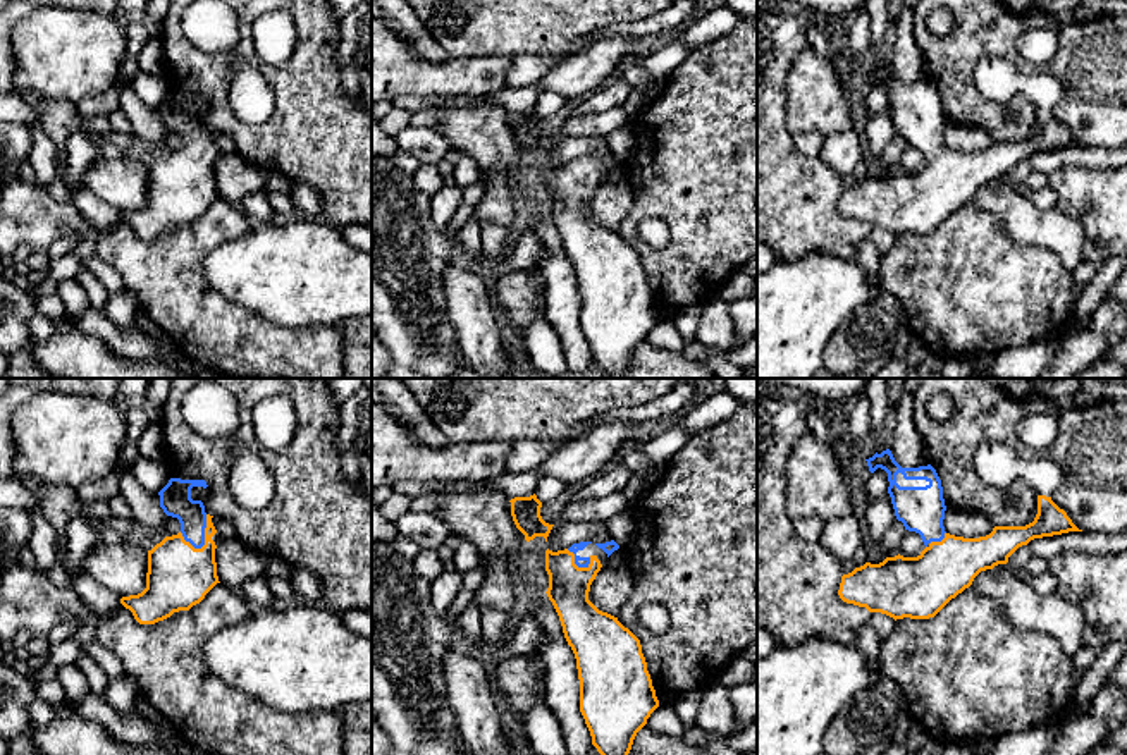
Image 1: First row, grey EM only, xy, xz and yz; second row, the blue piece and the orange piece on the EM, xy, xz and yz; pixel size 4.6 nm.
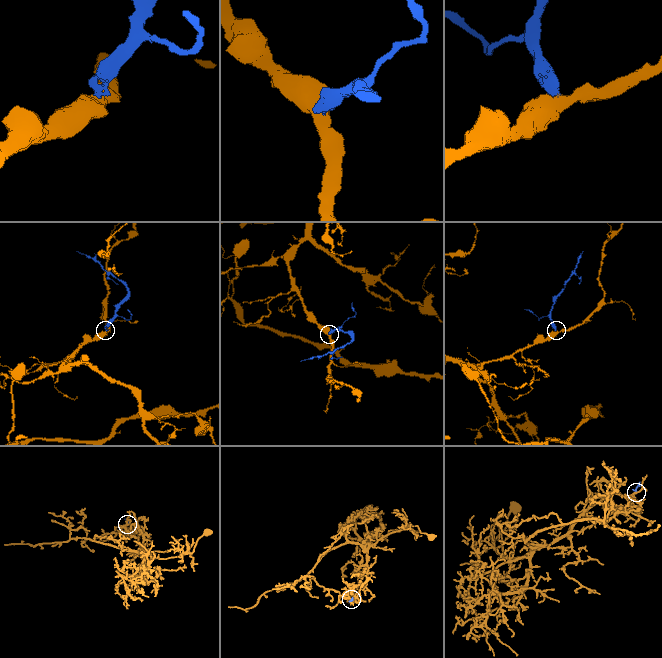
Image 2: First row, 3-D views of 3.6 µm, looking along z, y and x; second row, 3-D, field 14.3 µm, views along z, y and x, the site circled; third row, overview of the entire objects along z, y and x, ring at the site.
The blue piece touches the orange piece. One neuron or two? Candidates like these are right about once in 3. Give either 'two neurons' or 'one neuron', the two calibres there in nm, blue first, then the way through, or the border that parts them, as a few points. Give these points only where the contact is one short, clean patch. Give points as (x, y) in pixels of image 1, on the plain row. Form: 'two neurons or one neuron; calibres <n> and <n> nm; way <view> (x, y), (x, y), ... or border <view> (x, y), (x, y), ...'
one neuron; calibres 150 and 300 nm; way xy (176, 116), (203, 148), (179, 191)

